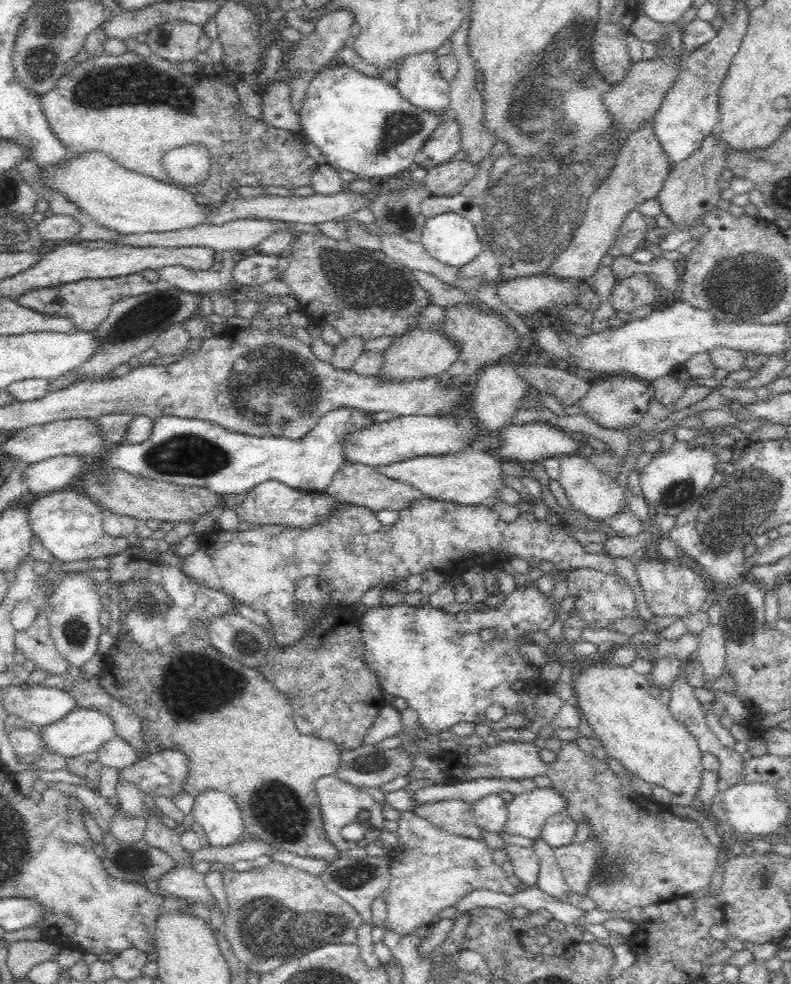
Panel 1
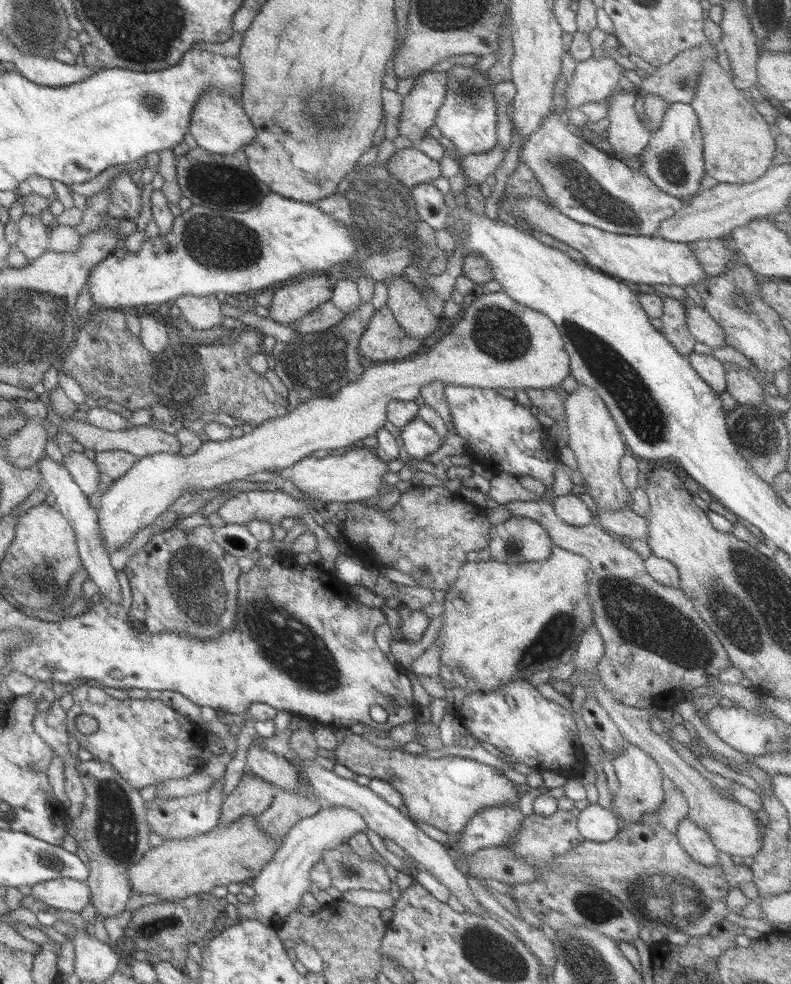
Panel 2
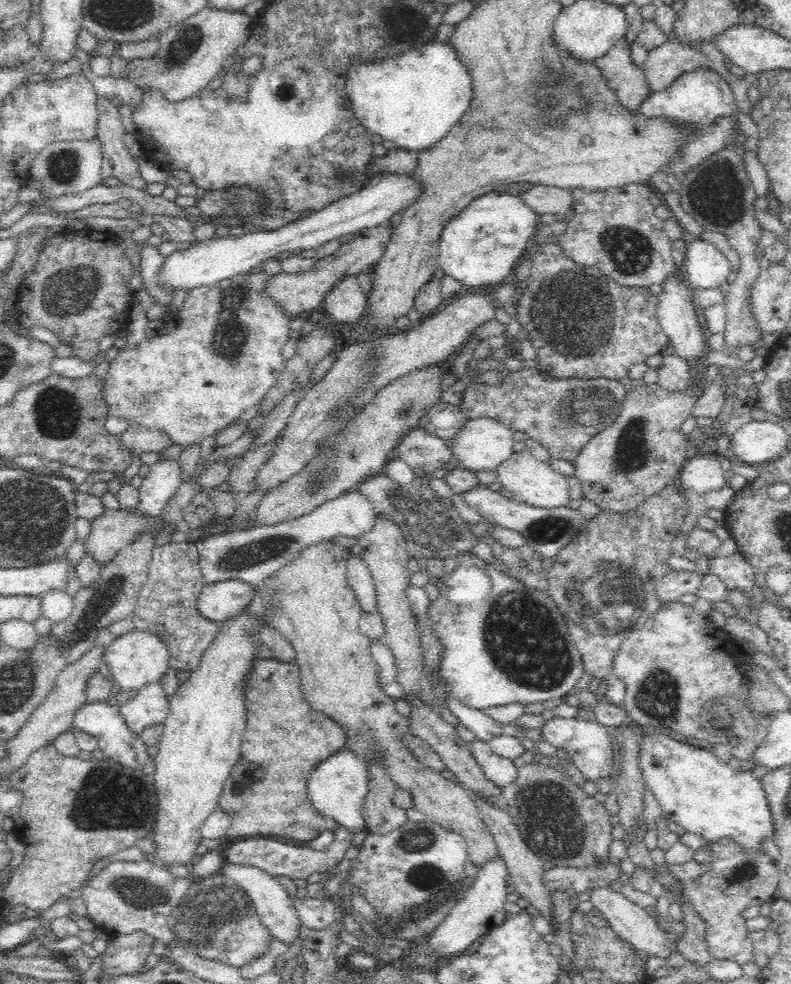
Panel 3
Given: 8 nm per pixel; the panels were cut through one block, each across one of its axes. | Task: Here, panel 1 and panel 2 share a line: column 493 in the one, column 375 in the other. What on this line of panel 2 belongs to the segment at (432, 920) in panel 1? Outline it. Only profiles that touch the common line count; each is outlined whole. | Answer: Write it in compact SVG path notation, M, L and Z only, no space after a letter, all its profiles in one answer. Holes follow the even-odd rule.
M348 842L327 849L327 851L321 853L318 861L325 864L325 868L329 872L330 886L333 886L333 888L336 888L341 893L347 890L389 891L391 881L389 881L384 865L377 863L377 860L360 857L351 850Z

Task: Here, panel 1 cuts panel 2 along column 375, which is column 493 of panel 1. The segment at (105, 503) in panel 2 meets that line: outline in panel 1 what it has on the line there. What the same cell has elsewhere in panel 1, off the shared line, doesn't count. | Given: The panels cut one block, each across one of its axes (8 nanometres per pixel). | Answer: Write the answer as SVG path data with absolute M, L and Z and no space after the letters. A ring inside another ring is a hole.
M499 363L487 365L478 373L472 412L475 414L476 422L480 427L488 431L496 432L506 426L510 426L510 420L514 416L519 402L528 393L529 384L522 380L511 365Z

